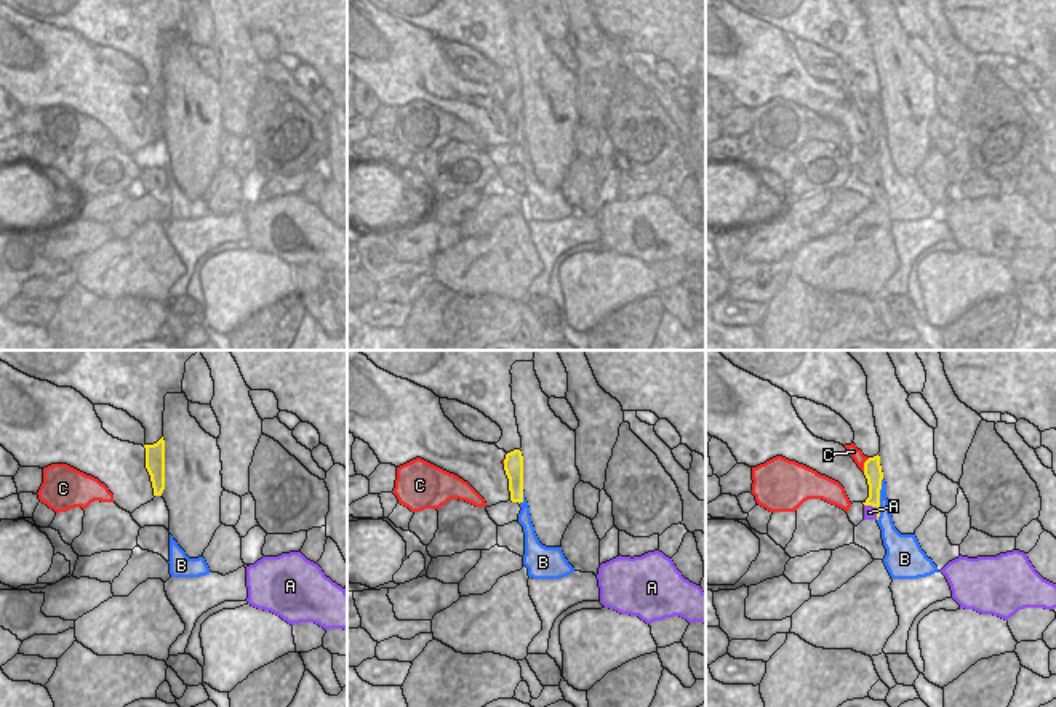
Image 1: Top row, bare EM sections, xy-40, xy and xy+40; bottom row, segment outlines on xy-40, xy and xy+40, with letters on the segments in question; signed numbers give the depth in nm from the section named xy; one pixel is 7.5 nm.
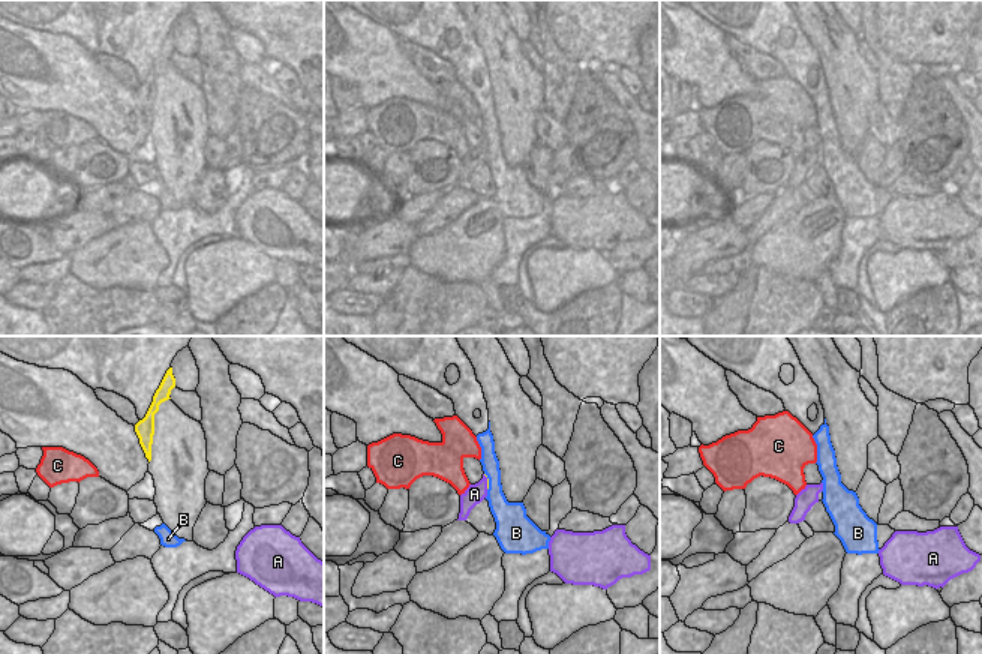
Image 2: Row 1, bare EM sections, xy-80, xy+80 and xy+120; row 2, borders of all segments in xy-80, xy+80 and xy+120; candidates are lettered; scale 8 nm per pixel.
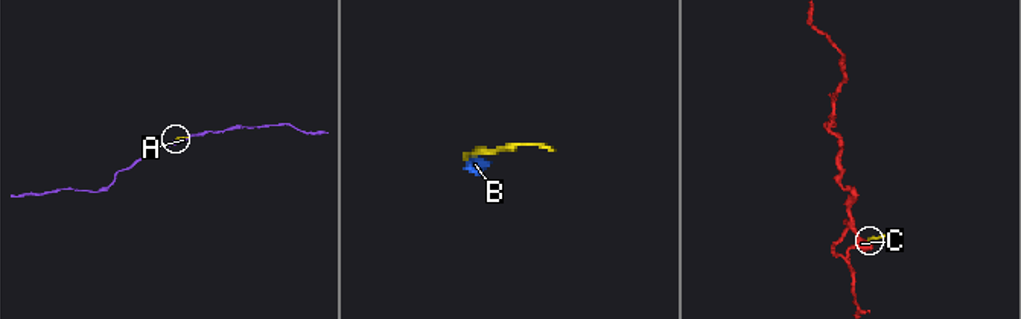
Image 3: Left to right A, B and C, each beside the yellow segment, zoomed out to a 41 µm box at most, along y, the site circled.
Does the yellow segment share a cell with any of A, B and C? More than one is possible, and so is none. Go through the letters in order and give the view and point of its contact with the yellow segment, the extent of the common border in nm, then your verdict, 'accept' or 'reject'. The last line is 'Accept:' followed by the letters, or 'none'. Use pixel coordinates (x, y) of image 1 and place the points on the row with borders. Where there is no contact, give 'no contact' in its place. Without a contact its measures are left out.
A: xy+40 (877, 509) | 160 nm | accept
B: xy+40 (879, 499) | 320 nm | reject
C: xy+40 (864, 464) | 120 nm | reject
Accept: A

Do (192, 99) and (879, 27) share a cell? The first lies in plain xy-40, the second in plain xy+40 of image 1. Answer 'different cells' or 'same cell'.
same cell

